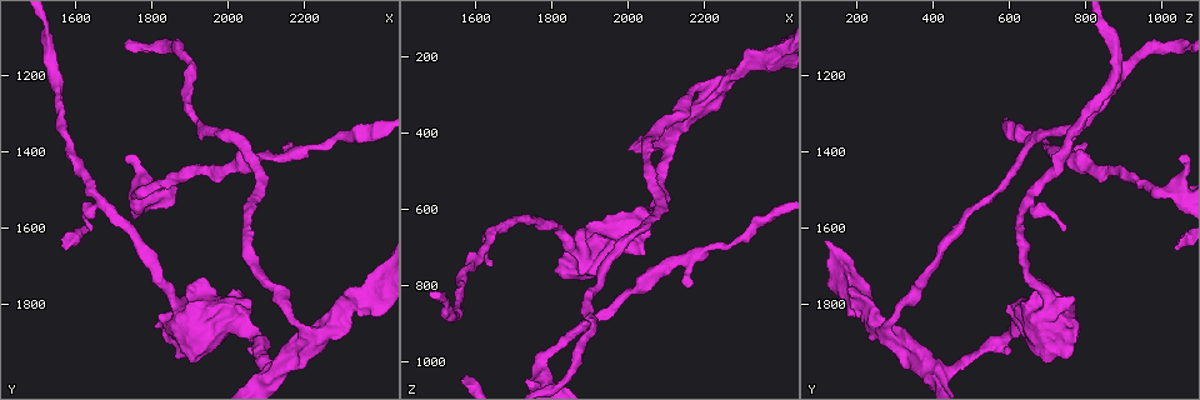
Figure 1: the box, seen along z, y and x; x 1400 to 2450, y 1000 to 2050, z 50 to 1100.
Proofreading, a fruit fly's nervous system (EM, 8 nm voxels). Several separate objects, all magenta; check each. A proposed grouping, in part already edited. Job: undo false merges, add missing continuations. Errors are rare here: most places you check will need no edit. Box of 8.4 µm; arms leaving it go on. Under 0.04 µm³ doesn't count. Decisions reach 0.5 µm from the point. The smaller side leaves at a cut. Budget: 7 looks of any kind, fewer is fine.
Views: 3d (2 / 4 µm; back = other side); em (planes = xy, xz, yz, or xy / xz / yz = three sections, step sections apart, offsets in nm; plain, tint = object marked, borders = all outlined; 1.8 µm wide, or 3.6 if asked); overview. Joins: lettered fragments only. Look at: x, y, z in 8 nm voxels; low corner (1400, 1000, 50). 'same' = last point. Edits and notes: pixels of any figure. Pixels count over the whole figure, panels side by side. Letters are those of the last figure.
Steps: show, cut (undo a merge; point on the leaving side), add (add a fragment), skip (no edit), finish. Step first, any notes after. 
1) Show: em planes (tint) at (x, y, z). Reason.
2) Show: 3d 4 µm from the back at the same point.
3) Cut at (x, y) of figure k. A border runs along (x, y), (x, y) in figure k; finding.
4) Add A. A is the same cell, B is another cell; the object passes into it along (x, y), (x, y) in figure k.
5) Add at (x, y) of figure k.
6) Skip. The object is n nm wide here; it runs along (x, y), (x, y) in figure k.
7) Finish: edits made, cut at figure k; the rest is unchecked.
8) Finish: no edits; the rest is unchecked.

Show: 3d 4 µm at (1860, 1940, 750). Branch stops here.

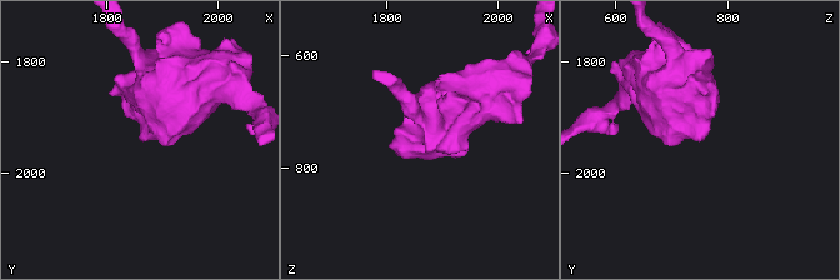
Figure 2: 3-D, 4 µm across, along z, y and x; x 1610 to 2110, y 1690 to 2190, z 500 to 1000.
Show: em planes (borders) at (1855, 1935, 750).

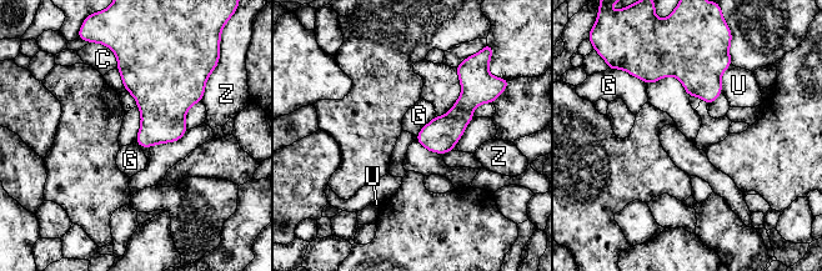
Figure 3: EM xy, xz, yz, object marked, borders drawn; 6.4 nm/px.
Skip. C, G, U and Z are other cells; a border runs along (435, 114), (415, 135) in figure 3; no lettered fragment goes on from it.

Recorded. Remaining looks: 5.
Show: em planes (tint) at (2070, 1890, 590). A narrow waist.

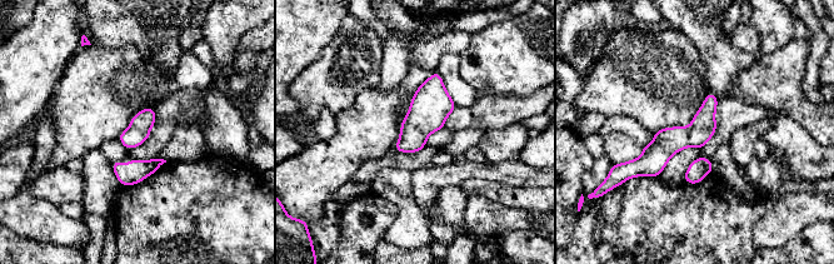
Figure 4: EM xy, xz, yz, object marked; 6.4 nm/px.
Show: em planes (borders) at the same point.

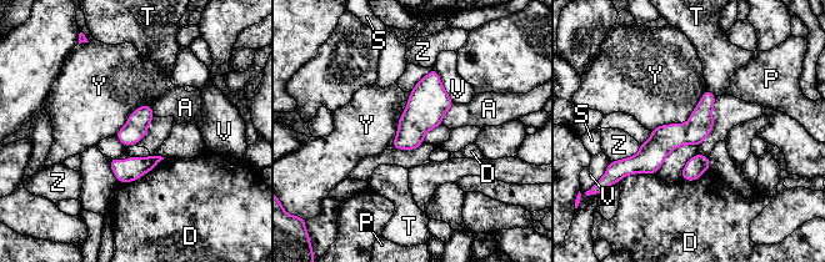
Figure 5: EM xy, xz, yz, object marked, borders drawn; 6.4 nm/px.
Skip. A, D, P, S, T, V, Y and Z are other cells; continuous, no second cell.

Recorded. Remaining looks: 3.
Show: em planes (borders) at (2225, 1890, 290).

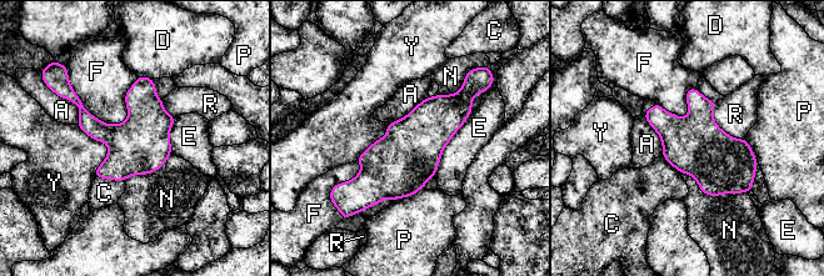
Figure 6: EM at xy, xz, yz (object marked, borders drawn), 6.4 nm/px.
Skip. A, C, D, E, F, N, P, R and Y are other cells; a border runs along (68, 80), (100, 120), (129, 116) in figure 6; all the same cell.

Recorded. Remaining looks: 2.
Finish: no edits; the rest is unchecked.

